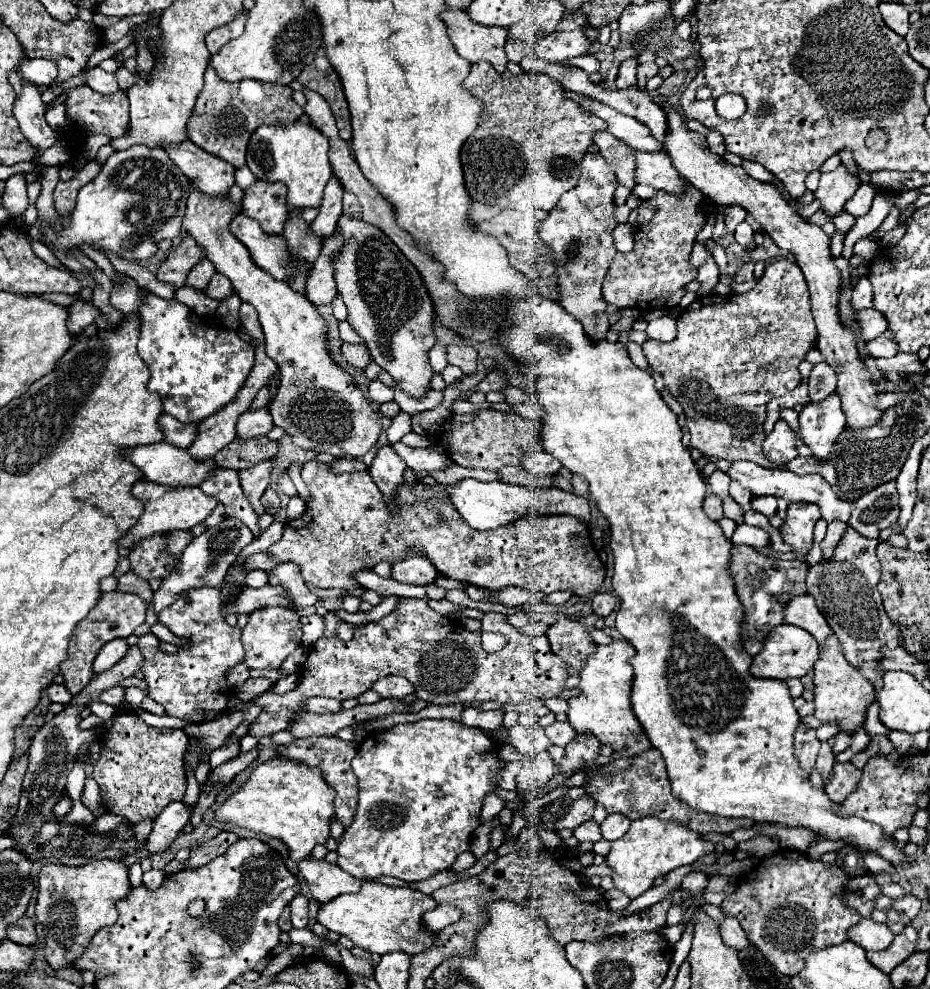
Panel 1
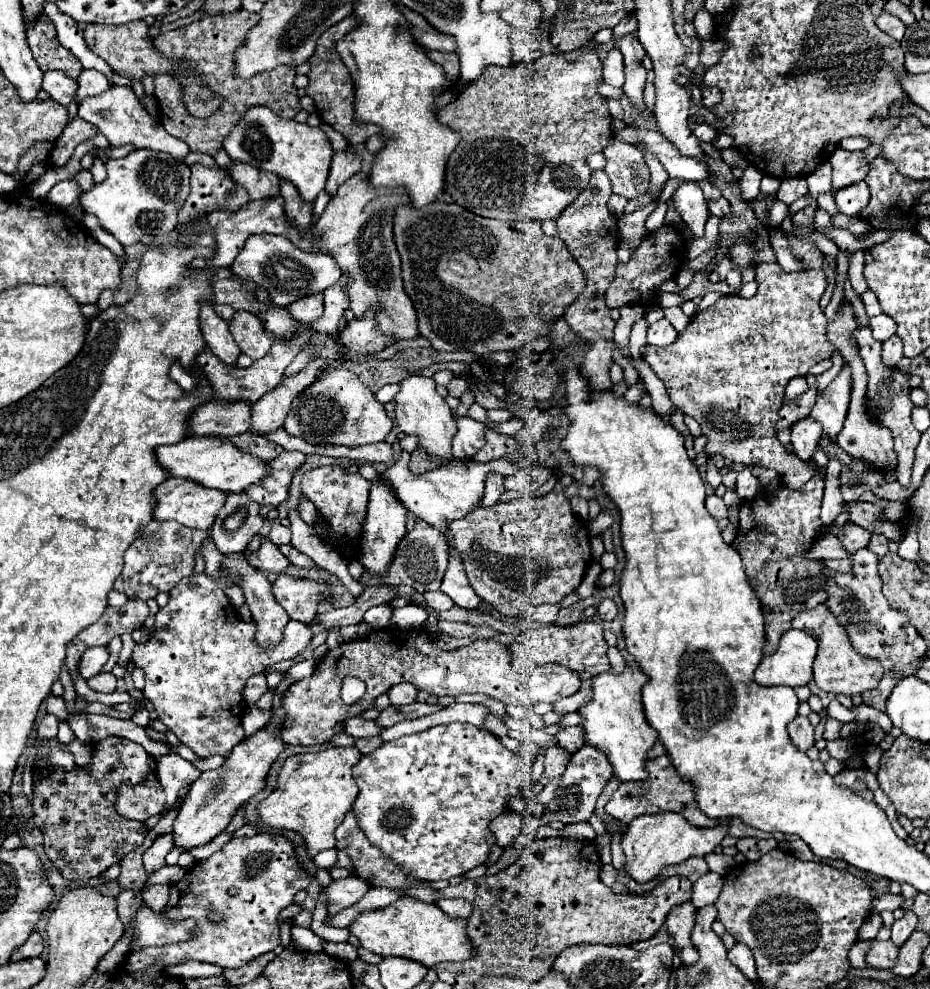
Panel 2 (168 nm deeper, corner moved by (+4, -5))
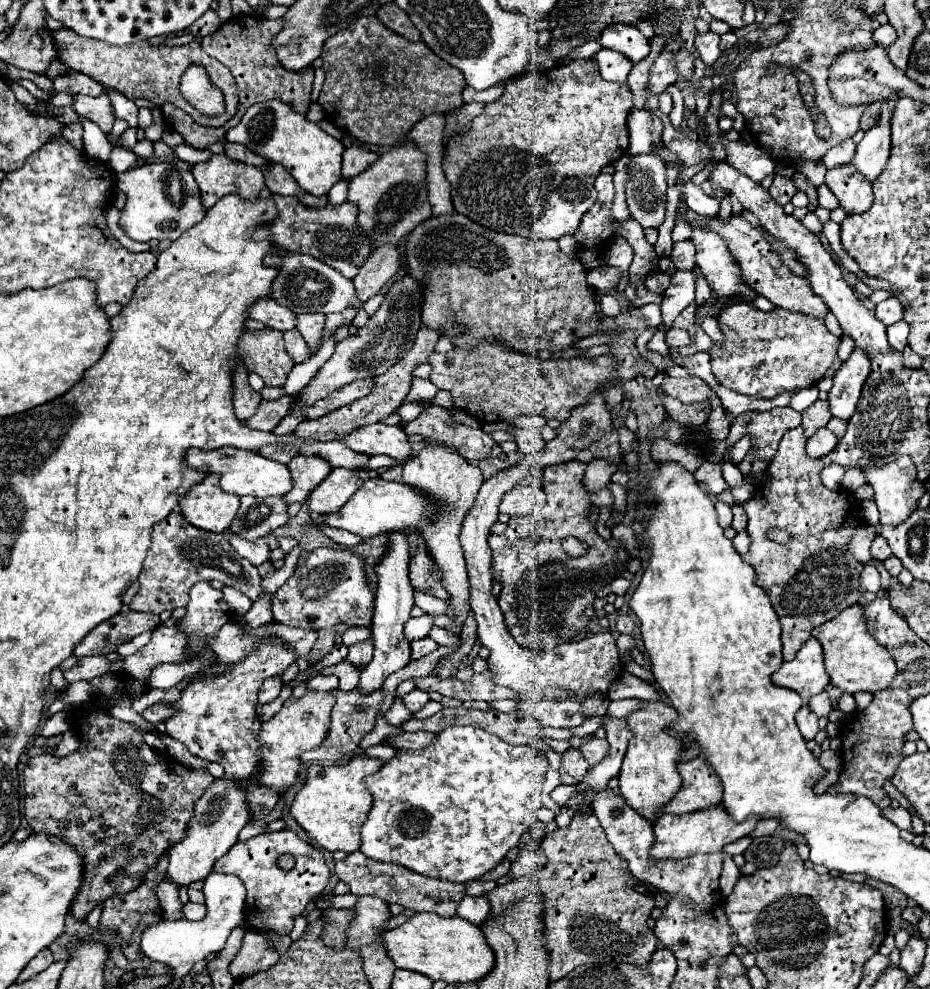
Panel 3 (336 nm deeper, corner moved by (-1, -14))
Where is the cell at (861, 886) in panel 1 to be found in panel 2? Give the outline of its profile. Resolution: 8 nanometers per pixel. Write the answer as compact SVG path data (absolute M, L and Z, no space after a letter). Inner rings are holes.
M886 893L886 895L880 895L876 899L872 899L872 911L874 913L880 913L882 909L888 909L888 911L894 911L902 905L902 897L900 895L892 895L892 893Z

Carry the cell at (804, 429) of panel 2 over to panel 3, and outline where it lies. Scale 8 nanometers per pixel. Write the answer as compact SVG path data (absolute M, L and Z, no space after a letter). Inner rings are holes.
M821 428L815 436L811 436L807 440L807 454L811 458L821 458L825 454L829 454L835 446L837 446L837 436L829 430L829 428Z

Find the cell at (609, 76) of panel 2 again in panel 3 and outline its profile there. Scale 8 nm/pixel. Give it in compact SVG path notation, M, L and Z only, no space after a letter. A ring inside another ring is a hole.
M601 48L595 54L595 62L599 66L601 76L609 82L625 82L627 74L633 68L631 60L625 54L621 54L617 50L611 50L611 48Z

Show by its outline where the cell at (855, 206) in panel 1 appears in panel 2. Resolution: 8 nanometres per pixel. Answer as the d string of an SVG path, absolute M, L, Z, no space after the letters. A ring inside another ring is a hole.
M860 181L860 183L854 183L852 187L846 187L844 191L836 191L834 199L836 199L840 213L844 213L848 217L858 217L860 211L864 209L864 205L868 205L870 191L868 191L868 185L864 181Z

